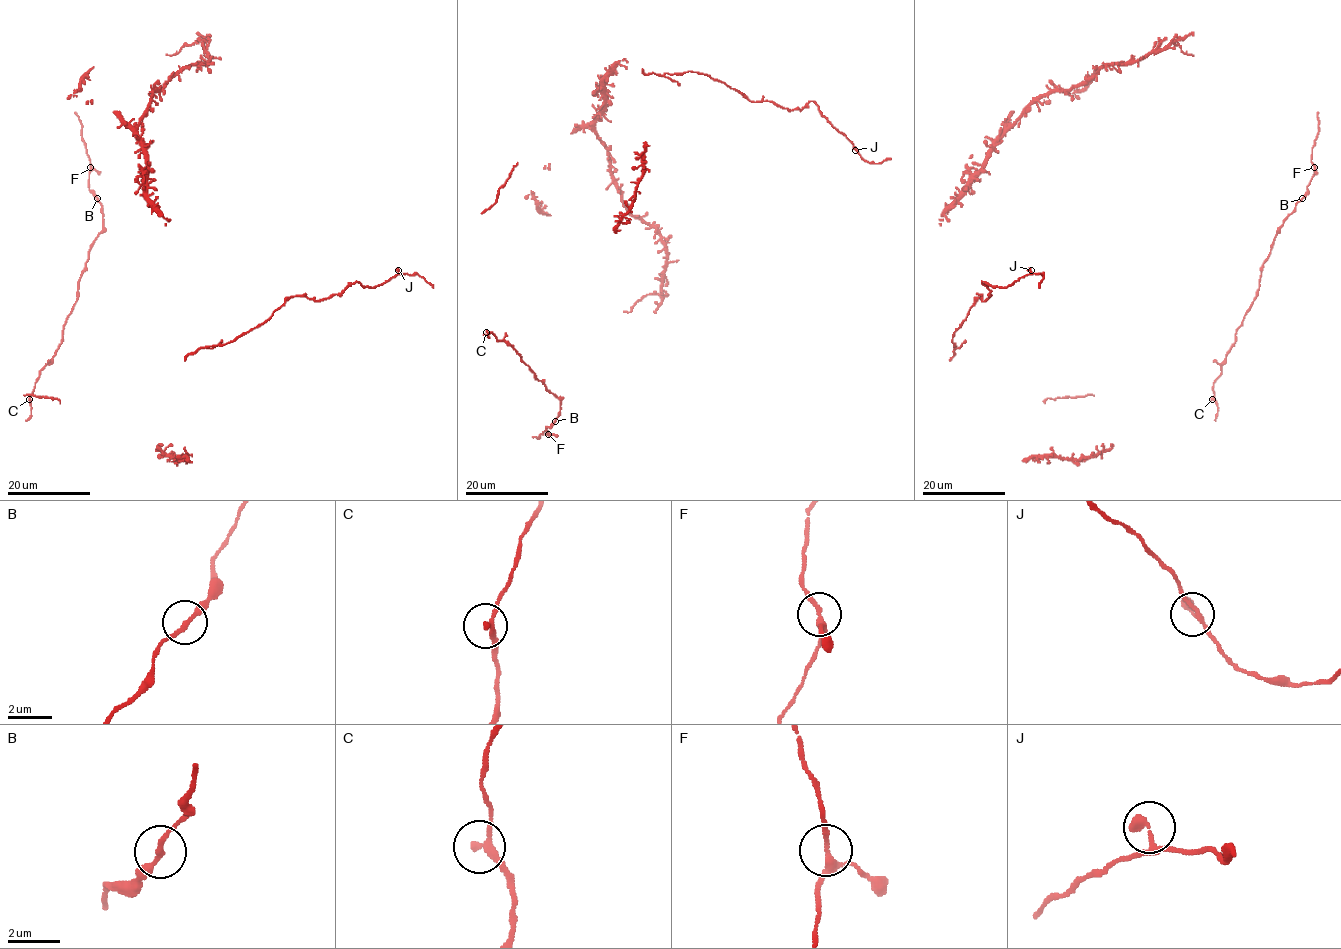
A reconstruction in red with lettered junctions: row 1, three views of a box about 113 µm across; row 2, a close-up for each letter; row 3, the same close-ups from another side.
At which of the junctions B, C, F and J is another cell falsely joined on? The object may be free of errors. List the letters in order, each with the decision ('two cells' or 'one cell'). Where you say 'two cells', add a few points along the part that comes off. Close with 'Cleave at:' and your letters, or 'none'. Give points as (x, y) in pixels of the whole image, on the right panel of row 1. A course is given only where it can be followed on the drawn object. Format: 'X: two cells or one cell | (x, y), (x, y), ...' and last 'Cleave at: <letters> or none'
B: one cell
C: one cell
F: one cell
J: one cell
Cleave at: none

